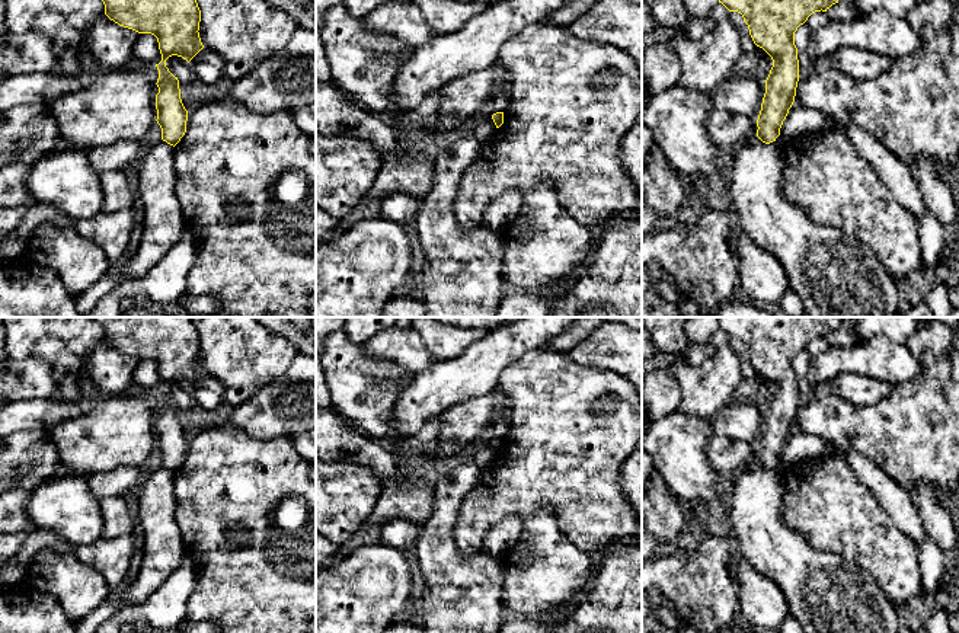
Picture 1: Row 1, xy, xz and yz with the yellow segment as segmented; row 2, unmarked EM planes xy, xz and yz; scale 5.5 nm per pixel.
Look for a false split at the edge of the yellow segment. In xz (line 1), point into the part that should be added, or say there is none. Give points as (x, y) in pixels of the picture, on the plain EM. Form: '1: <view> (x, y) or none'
1: none

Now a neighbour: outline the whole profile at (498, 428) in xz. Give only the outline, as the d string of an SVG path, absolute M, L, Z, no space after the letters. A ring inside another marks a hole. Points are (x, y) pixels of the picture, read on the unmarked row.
M501 412L488 426L483 441L485 445L476 453L473 457L473 464L476 464L480 469L485 469L488 464L490 464L496 455L496 451L492 445L492 441L496 438L504 438L509 428L509 419L506 412Z

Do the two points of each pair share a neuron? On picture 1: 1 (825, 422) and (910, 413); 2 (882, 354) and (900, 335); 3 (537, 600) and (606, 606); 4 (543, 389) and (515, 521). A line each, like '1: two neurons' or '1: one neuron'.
1: one neuron
2: two neurons
3: two neurons
4: two neurons

